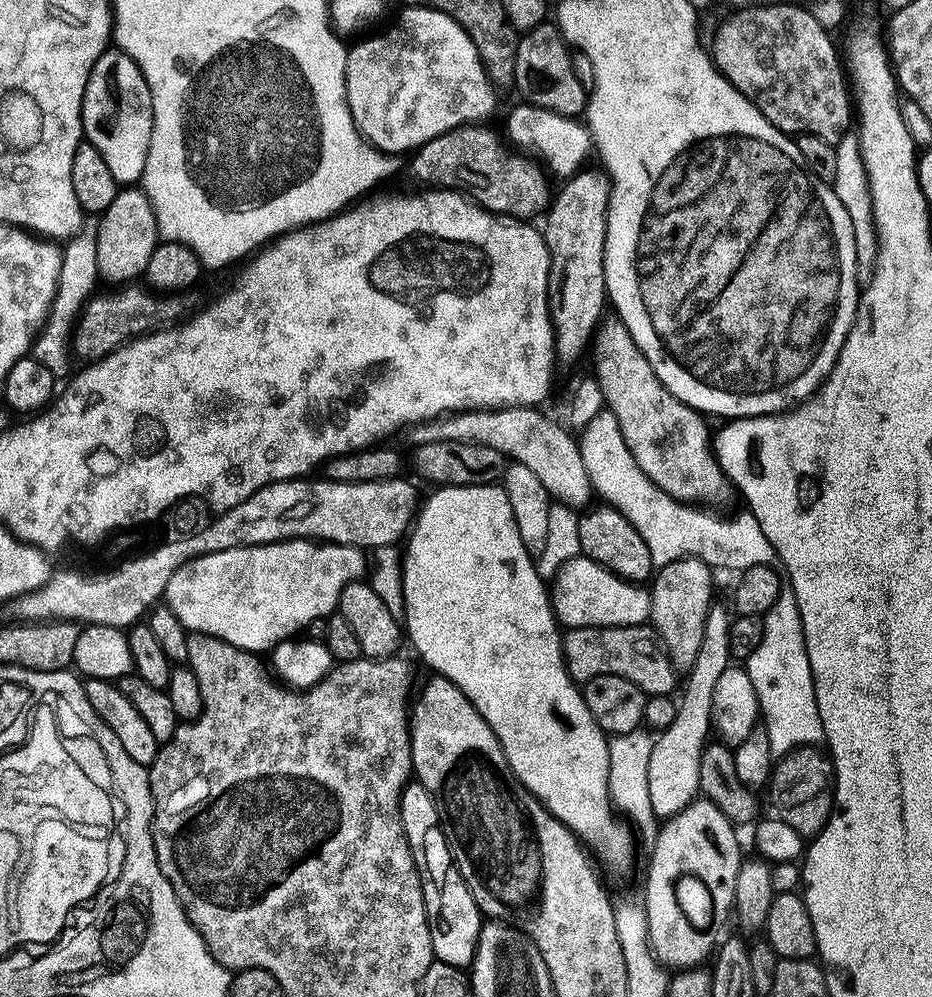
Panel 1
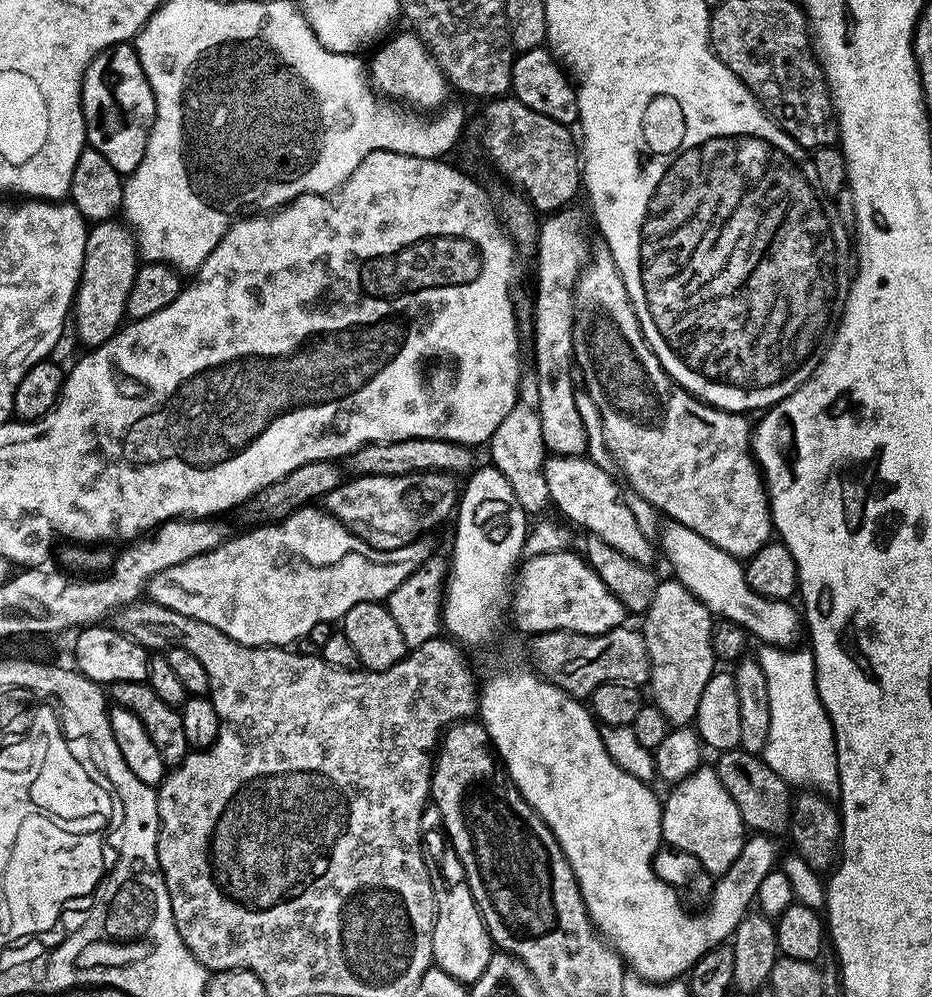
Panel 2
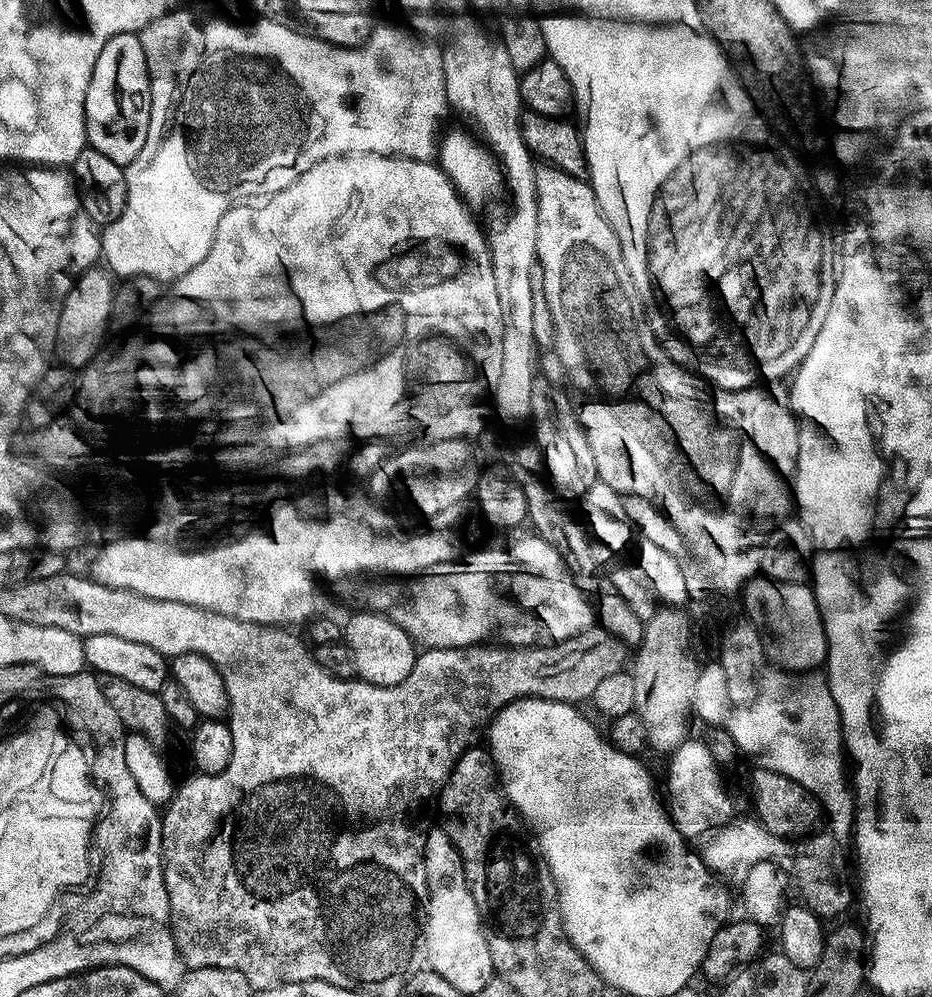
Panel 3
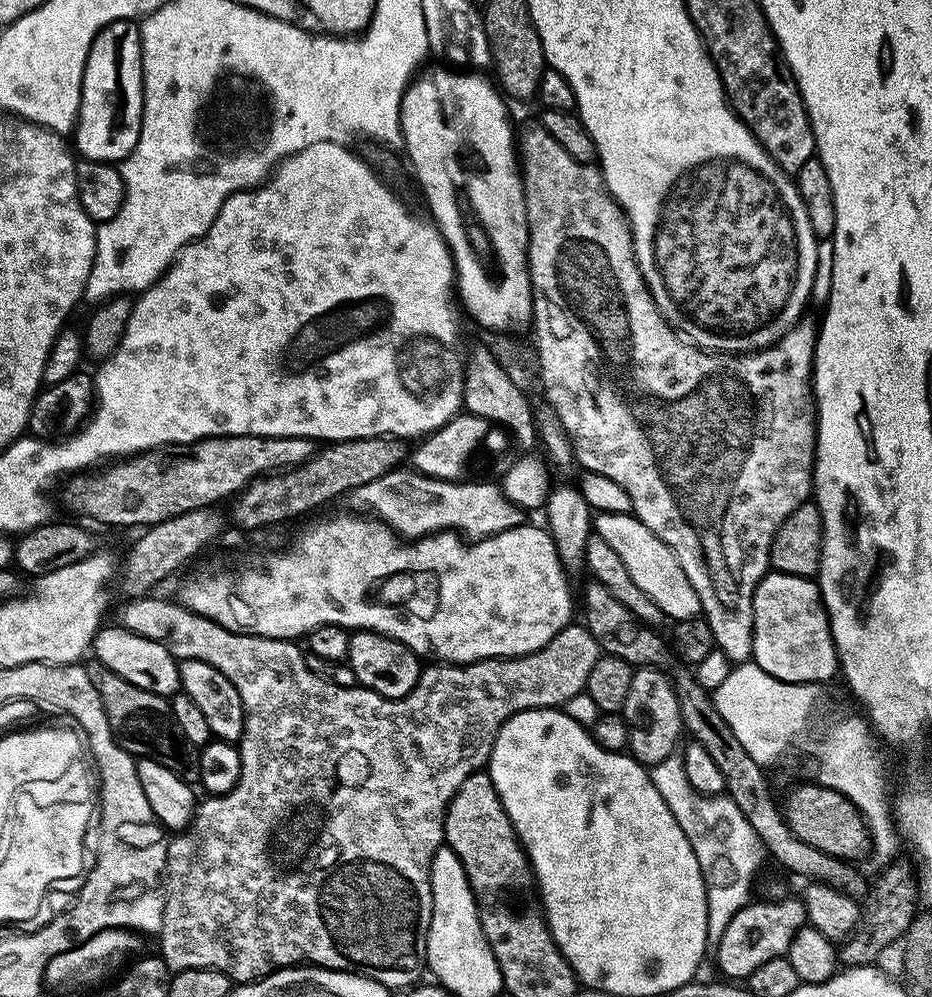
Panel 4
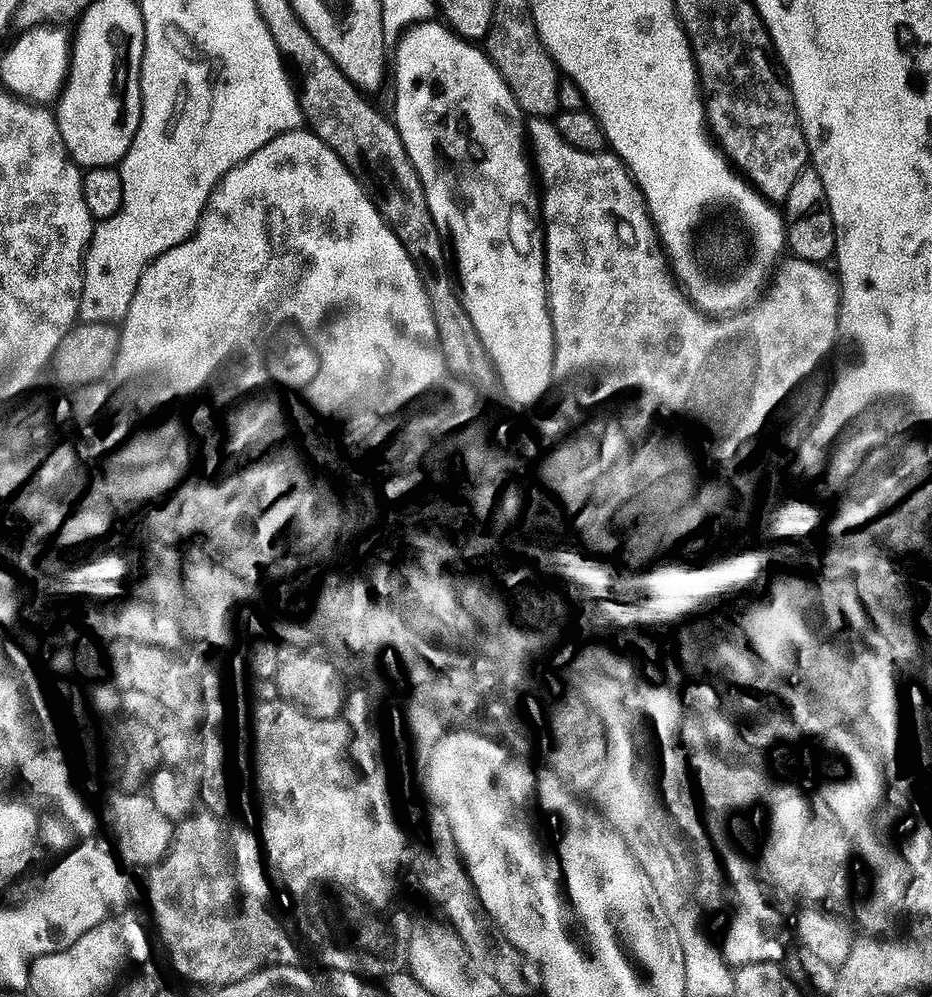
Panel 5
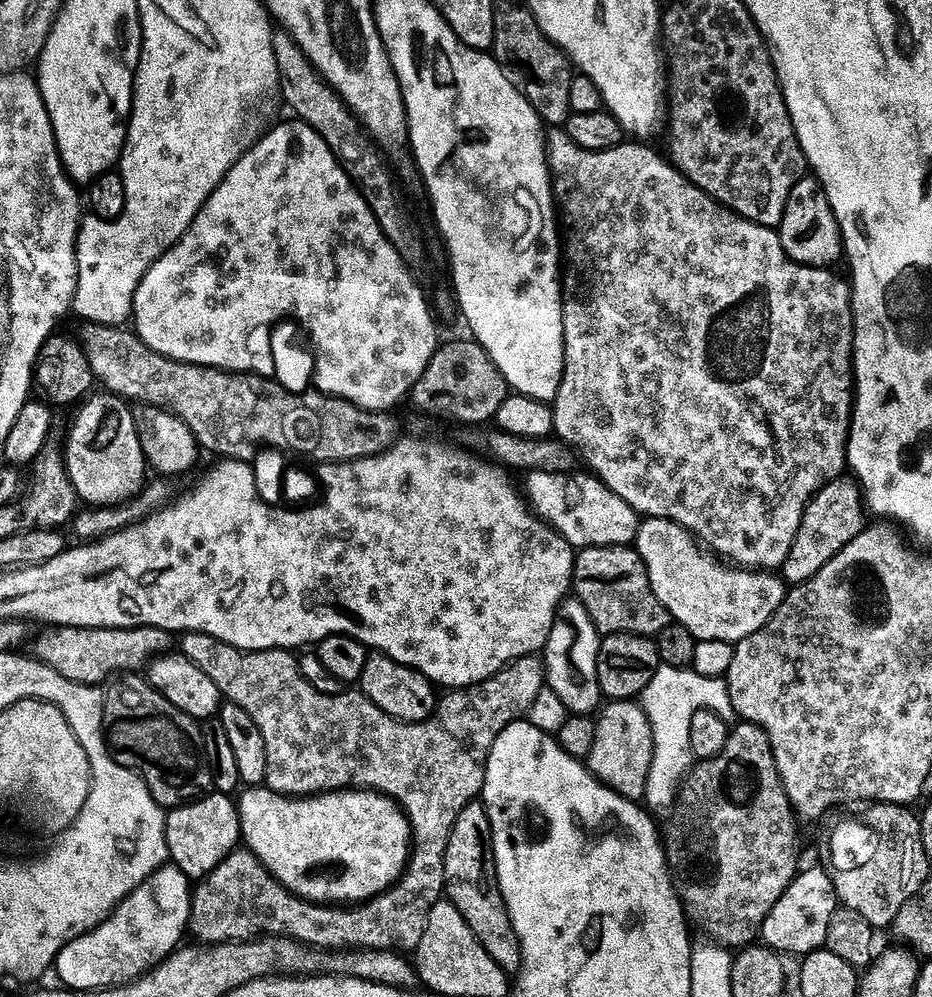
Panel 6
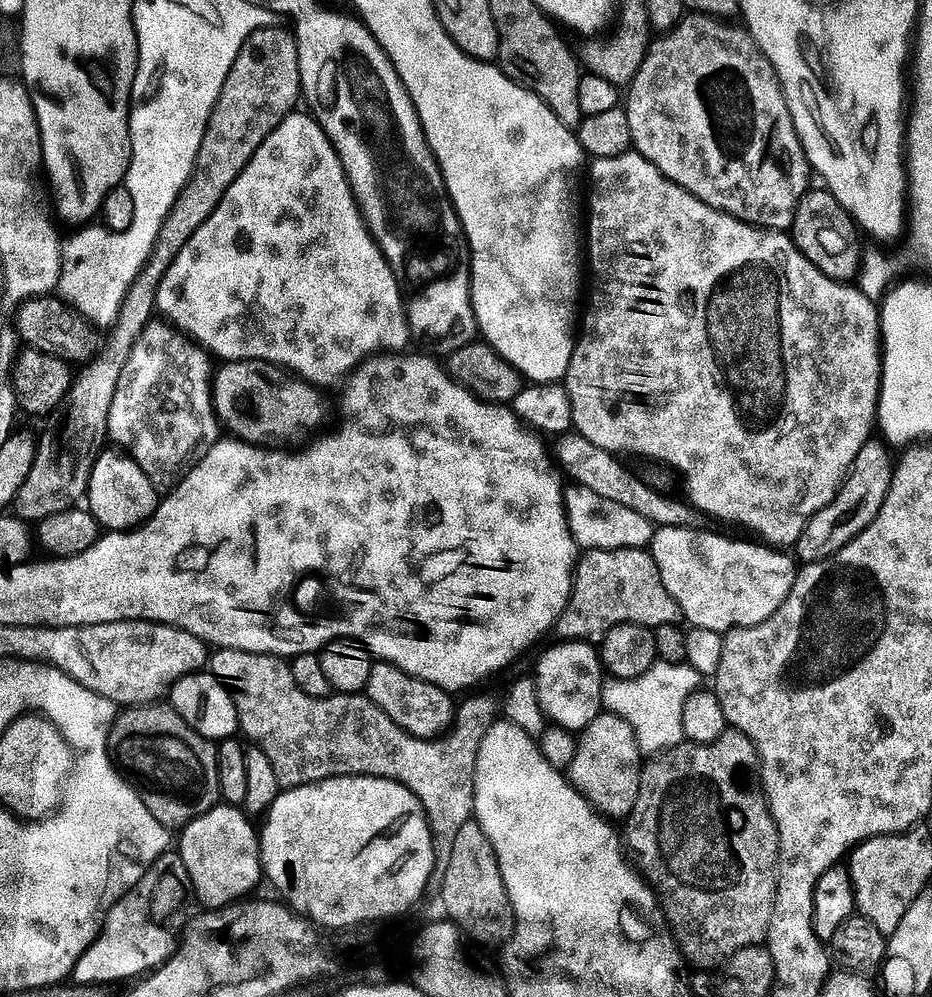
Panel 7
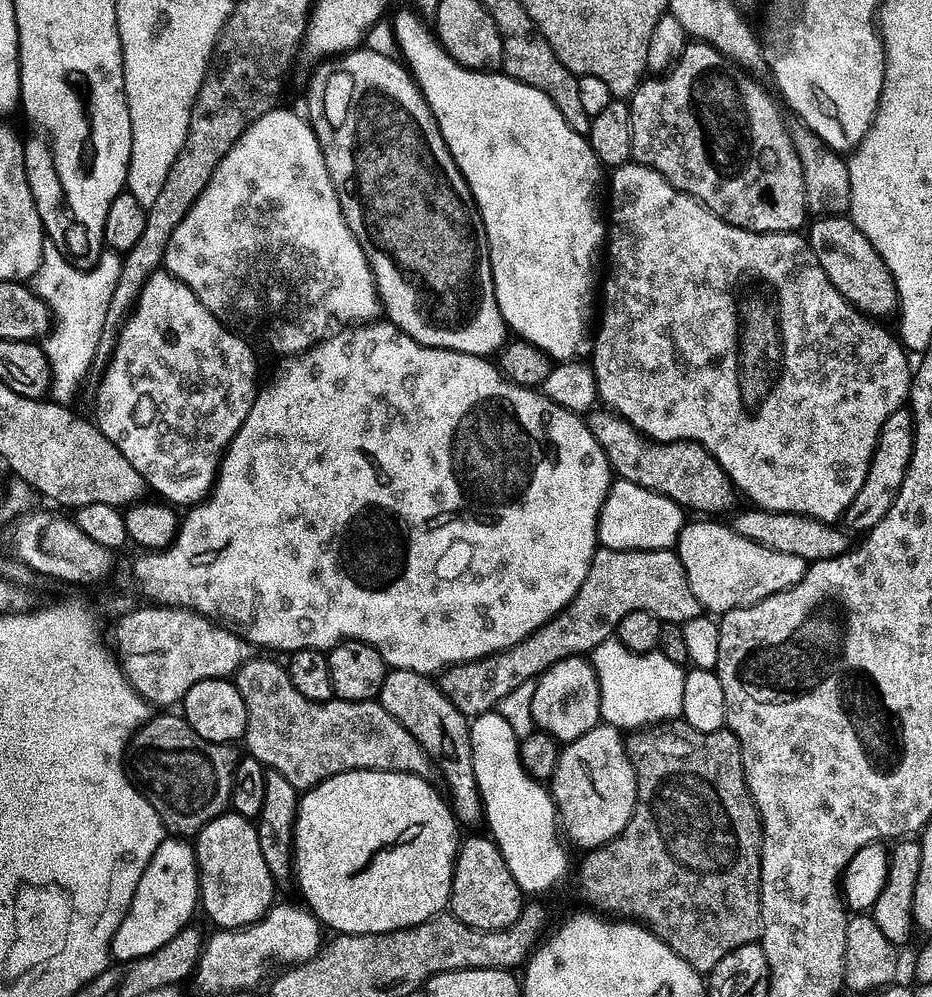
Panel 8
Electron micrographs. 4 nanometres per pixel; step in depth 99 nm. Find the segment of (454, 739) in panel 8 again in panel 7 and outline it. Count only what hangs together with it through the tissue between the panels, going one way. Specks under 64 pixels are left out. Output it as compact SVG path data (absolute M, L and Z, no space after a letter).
M373 663L366 695L395 724L402 726L402 730L406 730L411 736L416 736L420 740L441 739L456 723L458 704L457 701L452 701L455 700L453 693L444 692L438 686L434 686L422 678L406 674L406 670L393 664Z

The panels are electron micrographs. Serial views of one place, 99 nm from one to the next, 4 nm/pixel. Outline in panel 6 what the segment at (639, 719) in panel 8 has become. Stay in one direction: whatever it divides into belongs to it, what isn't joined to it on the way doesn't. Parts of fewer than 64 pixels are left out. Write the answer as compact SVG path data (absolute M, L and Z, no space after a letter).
M661 665L658 673L651 679L643 695L640 705L651 722L651 733L654 734L654 758L651 760L650 772L647 775L646 790L644 791L644 804L653 815L662 820L673 811L678 800L679 787L683 779L691 772L695 756L693 746L690 745L691 719L696 712L713 712L726 721L735 719L733 702L730 701L730 692L727 681L721 678L710 678L697 674L692 668L676 668Z

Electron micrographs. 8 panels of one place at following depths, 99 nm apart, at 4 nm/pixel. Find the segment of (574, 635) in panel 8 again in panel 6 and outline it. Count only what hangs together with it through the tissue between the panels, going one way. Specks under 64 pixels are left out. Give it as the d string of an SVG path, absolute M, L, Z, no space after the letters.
M632 546L583 549L576 558L574 596L582 602L601 637L625 632L654 638L674 622L654 594L646 566Z

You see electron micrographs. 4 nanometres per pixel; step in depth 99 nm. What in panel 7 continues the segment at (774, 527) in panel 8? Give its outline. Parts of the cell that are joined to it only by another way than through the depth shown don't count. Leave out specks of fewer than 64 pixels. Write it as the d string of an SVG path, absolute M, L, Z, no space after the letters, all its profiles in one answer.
M565 433L555 441L555 444L552 448L555 463L570 480L573 479L571 481L575 485L592 490L600 498L609 499L610 502L633 509L635 513L641 514L655 527L686 528L696 531L703 531L707 527L708 520L703 513L685 501L678 502L662 496L638 480L633 482L629 472L621 465L623 463L613 453L594 446L588 439L582 438L579 433Z

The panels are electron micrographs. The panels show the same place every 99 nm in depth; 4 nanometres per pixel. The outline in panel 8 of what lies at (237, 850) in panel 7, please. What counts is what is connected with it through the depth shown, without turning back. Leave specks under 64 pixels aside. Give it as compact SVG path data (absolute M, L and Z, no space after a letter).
M225 814L210 822L195 837L196 867L200 870L202 912L220 930L249 928L263 920L277 903L278 885L262 858L262 842L255 823L237 814Z

